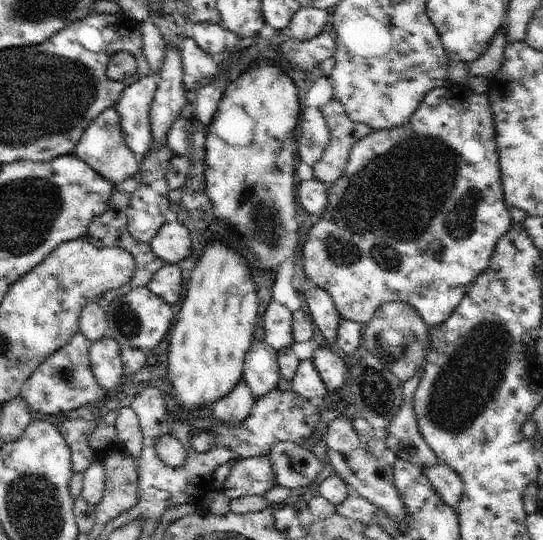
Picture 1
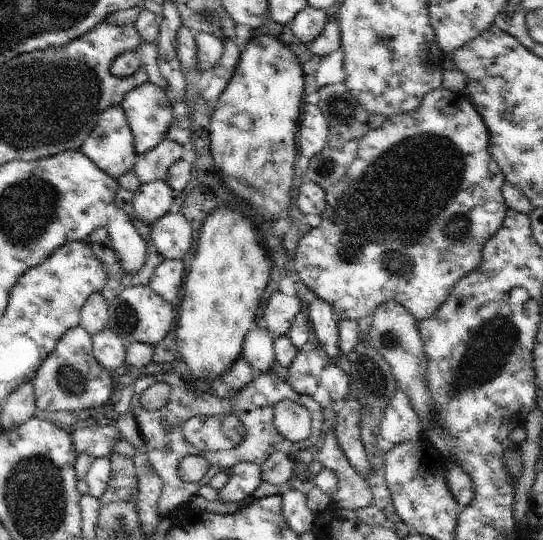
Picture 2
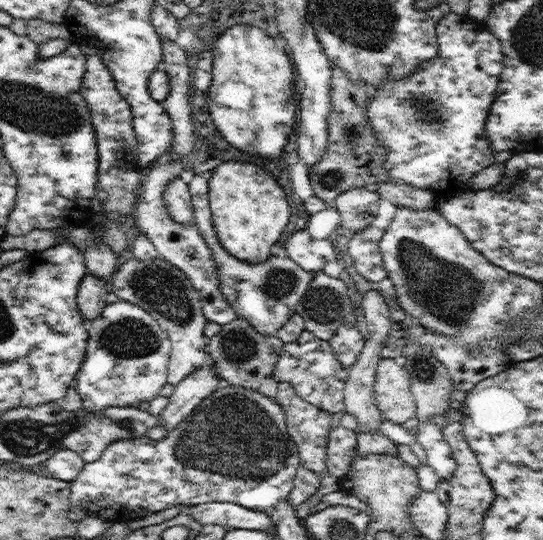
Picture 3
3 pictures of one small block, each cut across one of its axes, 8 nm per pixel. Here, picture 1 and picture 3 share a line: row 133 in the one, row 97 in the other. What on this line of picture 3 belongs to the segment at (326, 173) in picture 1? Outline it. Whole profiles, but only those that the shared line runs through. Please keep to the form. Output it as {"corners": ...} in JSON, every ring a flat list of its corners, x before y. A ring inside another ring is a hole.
{"corners":[[337,67,333,68,330,80,331,112,327,117,328,142,322,160,308,171,310,185,314,195,330,203,340,194,353,187,365,187,367,184,388,183,390,173,384,167,388,147,378,141,376,131,369,120,368,100,374,88,365,83,355,84]]}

